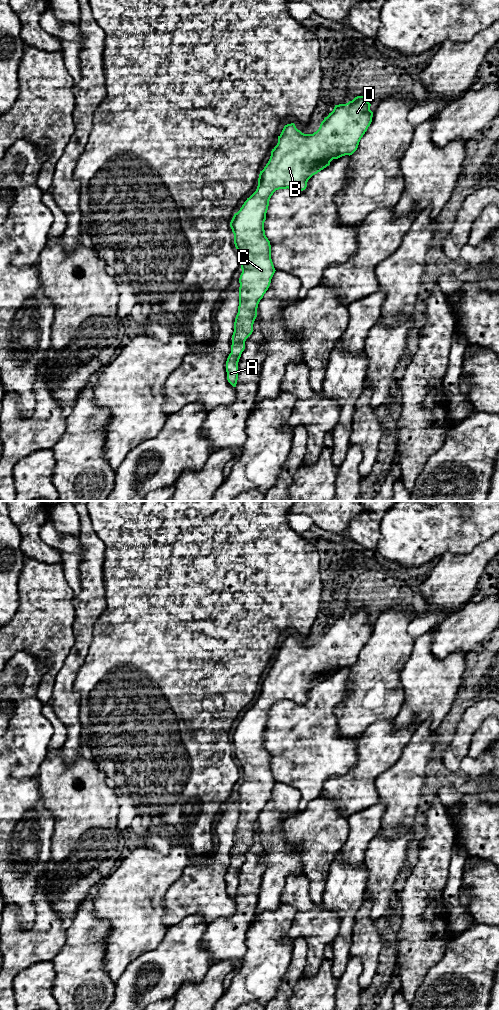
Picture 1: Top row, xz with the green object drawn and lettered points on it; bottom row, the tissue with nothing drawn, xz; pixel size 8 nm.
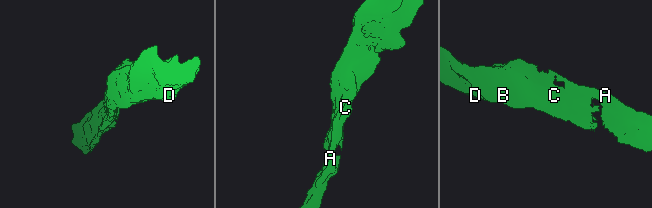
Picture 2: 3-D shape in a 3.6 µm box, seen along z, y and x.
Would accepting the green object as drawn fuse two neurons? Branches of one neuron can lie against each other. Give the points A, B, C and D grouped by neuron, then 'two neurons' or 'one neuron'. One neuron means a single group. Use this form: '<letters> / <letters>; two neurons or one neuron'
A B C D; one neuron

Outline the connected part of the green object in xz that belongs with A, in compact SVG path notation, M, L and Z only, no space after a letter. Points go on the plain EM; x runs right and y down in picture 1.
M357 608L346 616L335 617L333 623L321 634L313 646L304 646L294 635L284 638L278 648L278 655L272 661L271 668L258 690L256 703L234 726L230 739L234 746L234 756L239 763L242 785L239 790L239 818L234 834L231 865L226 873L227 892L236 899L238 892L238 874L245 861L245 853L253 844L260 812L268 802L275 780L271 771L270 753L265 747L264 734L273 705L279 701L303 703L308 692L330 677L333 671L352 667L372 634L371 616L364 608Z

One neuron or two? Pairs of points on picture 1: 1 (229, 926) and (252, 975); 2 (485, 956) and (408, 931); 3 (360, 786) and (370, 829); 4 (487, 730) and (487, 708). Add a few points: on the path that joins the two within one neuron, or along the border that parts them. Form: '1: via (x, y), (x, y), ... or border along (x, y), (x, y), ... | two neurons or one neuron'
1: border along (247, 933), (246, 952), (236, 971) | two neurons
2: border along (447, 947), (444, 956), (433, 966) | two neurons
3: border along (380, 800), (352, 813), (346, 819) | two neurons
4: border along (488, 716), (472, 736) | two neurons

